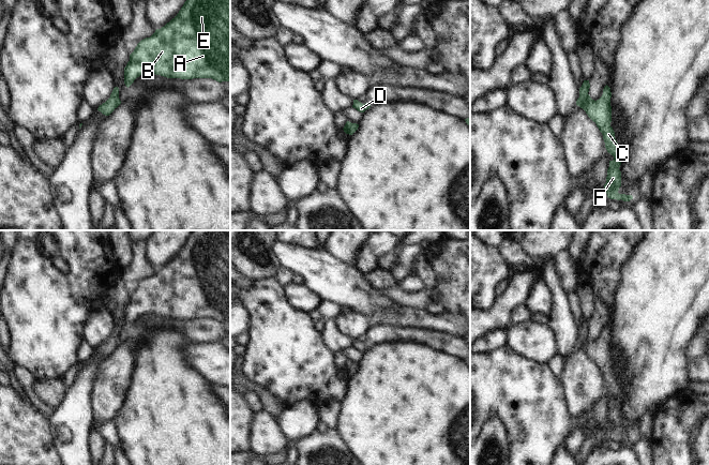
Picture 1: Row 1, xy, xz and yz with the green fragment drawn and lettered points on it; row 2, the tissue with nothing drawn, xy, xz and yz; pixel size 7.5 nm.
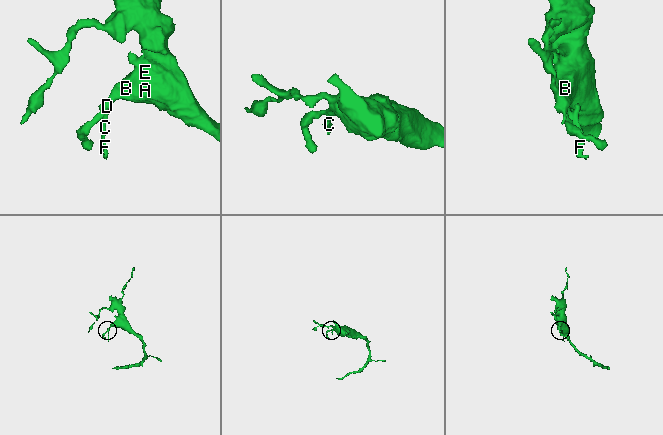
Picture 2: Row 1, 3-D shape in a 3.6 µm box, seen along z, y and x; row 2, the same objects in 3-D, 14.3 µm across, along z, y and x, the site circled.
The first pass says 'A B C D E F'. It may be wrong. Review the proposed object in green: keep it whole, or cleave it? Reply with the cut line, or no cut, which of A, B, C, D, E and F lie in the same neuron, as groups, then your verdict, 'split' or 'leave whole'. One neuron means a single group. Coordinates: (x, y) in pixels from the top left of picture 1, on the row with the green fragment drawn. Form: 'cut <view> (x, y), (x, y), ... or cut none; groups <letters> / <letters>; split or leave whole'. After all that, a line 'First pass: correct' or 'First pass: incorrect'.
cut none; groups A B C D E F; leave whole
First pass: correct

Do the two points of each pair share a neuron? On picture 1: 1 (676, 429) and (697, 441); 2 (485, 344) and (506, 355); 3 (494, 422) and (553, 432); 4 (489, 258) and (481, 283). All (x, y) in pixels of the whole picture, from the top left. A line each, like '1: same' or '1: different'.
1: different
2: different
3: different
4: same

